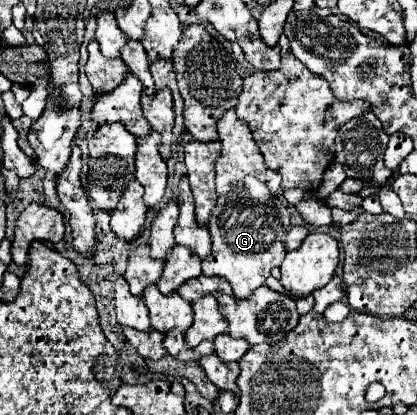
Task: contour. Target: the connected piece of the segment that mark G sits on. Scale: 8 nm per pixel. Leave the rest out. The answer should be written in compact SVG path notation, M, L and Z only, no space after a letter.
M255 177L243 179L243 187L231 195L219 195L215 211L211 211L211 255L203 261L203 275L221 275L231 287L233 295L245 299L253 289L261 287L269 277L269 271L285 259L285 233L291 227L291 213L287 203L271 195L267 185Z

